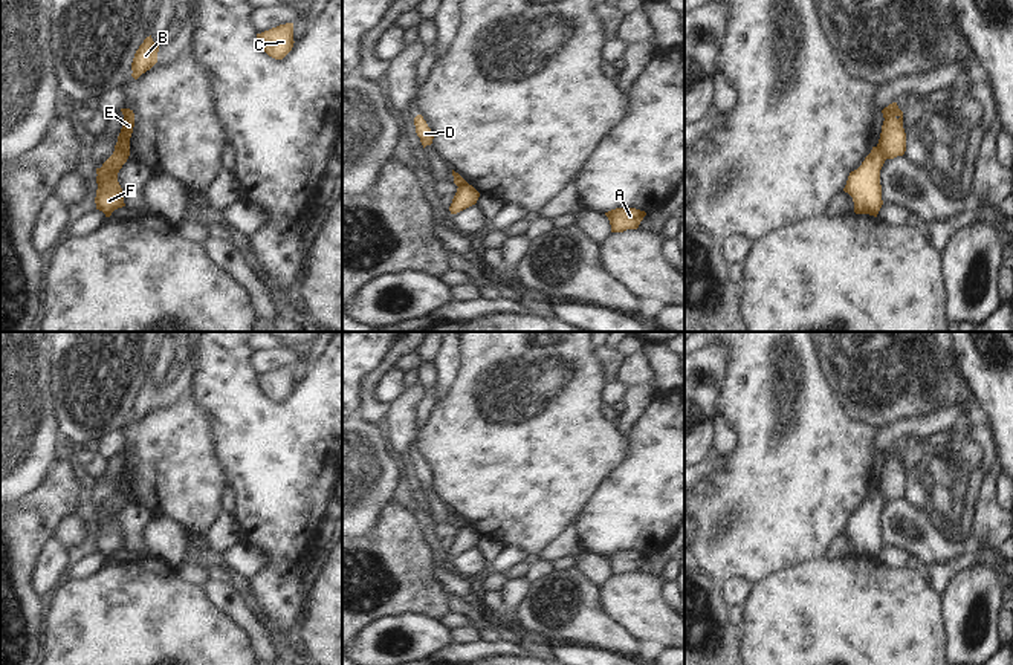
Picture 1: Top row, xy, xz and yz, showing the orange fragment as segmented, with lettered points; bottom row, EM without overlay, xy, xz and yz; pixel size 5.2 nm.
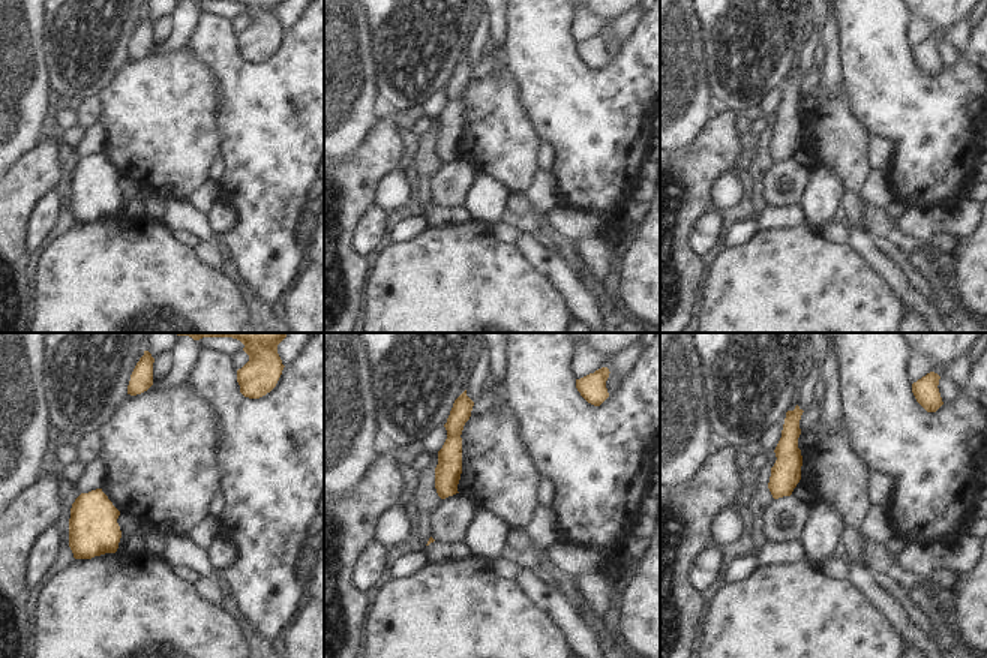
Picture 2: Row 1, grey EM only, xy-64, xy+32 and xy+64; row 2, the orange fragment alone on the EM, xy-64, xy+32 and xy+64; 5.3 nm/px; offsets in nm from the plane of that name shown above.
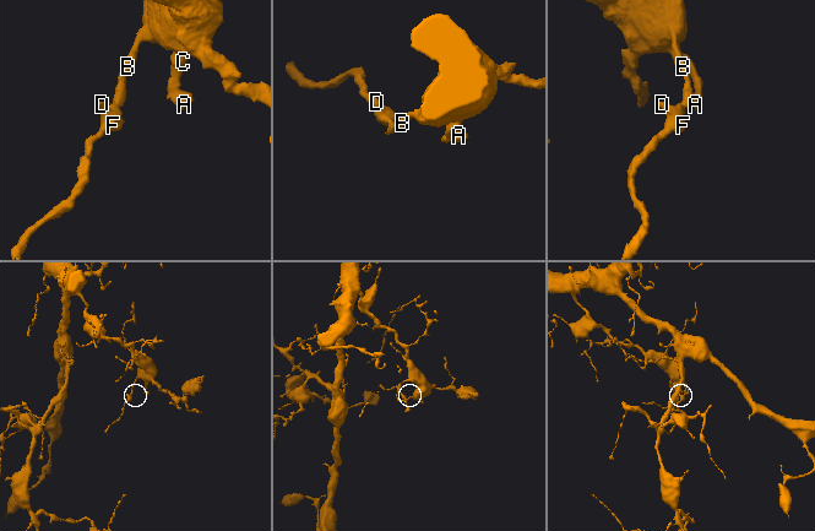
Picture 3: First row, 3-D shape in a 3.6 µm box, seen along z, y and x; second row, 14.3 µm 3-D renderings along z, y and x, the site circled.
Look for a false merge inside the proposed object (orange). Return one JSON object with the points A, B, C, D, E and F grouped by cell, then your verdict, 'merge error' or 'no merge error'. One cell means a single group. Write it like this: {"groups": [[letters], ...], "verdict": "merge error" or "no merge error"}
{"groups": [["A", "B", "C", "E"], ["D", "F"]], "verdict": "merge error"}

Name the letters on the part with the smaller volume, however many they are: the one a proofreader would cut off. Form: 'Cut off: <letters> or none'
Cut off: D, F

